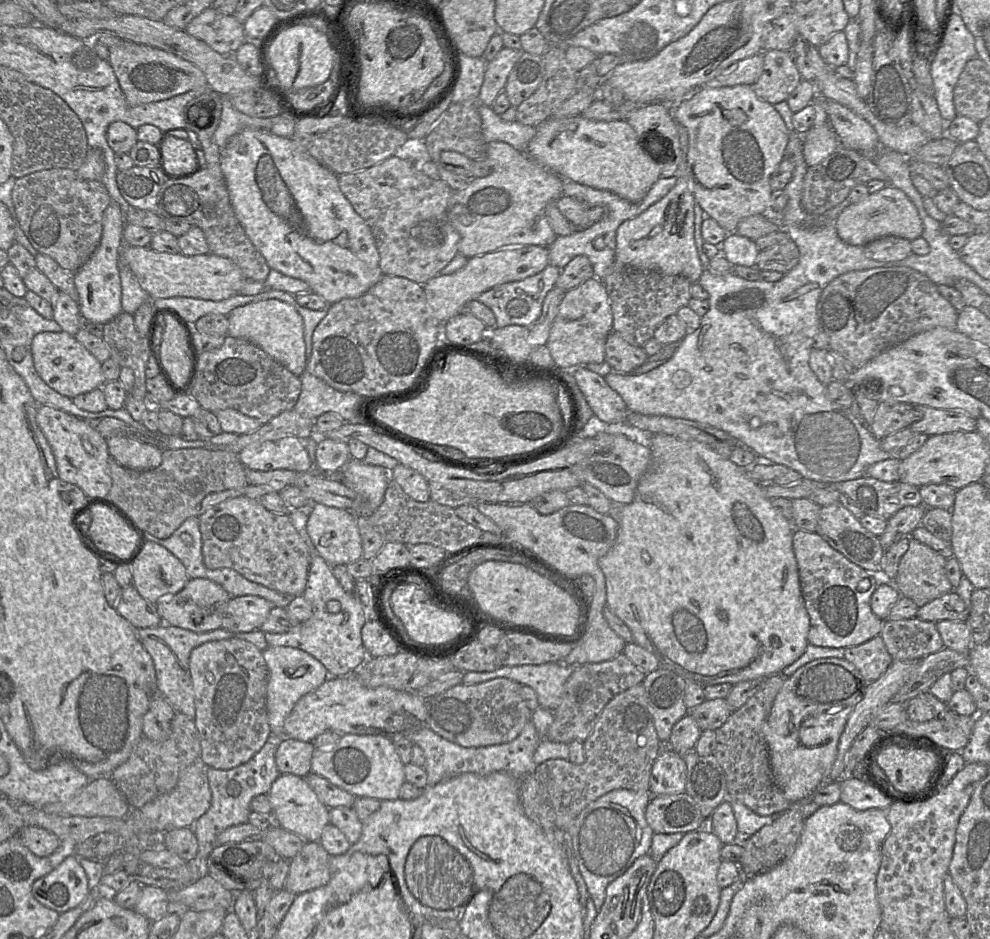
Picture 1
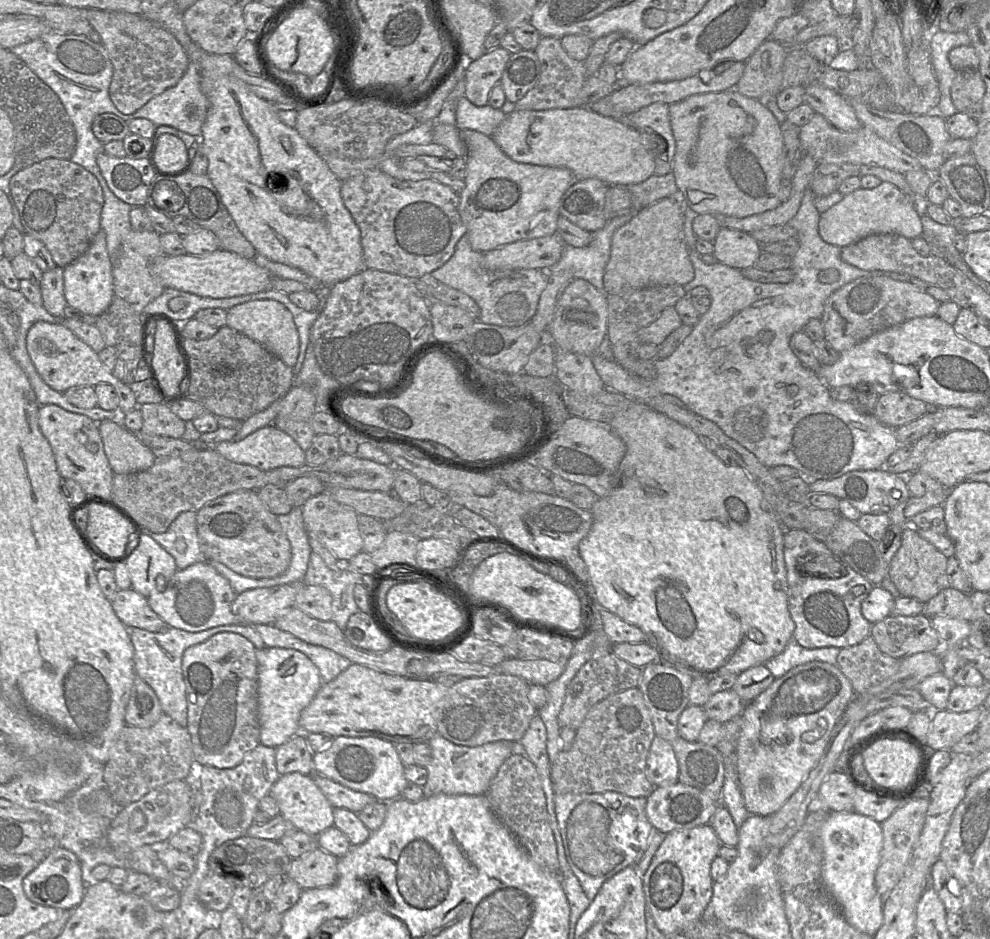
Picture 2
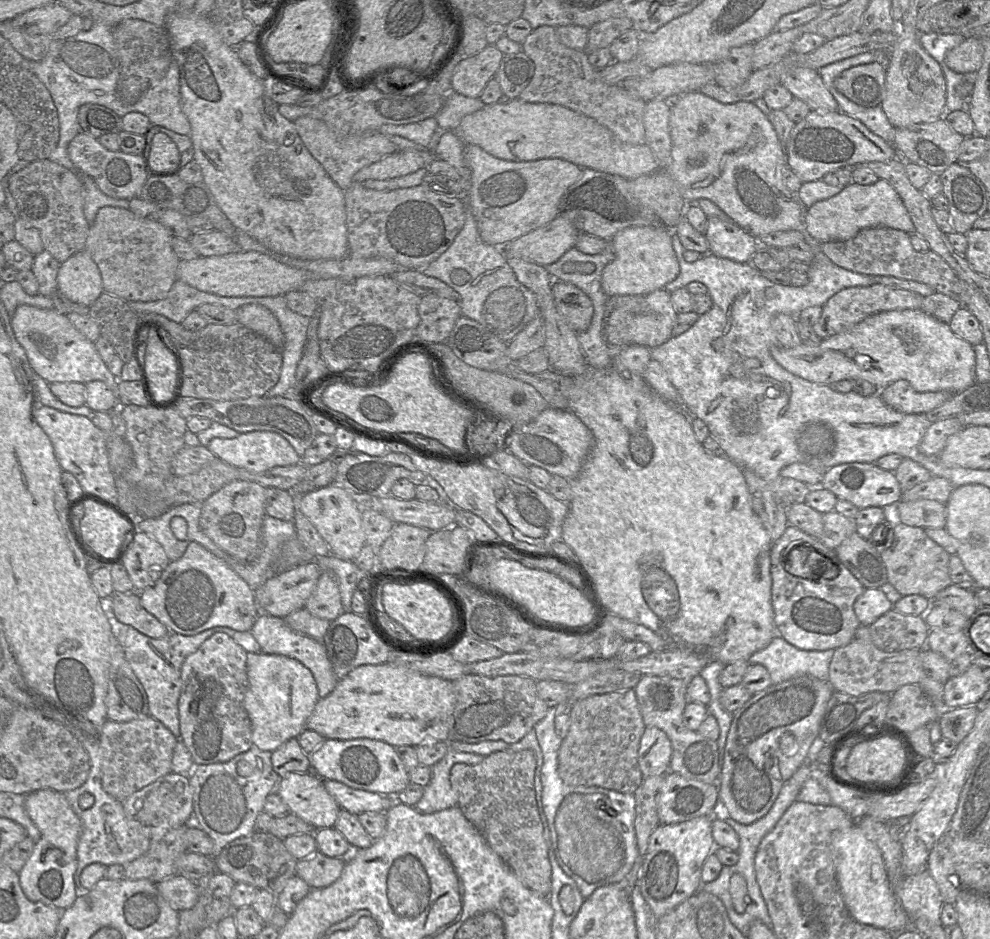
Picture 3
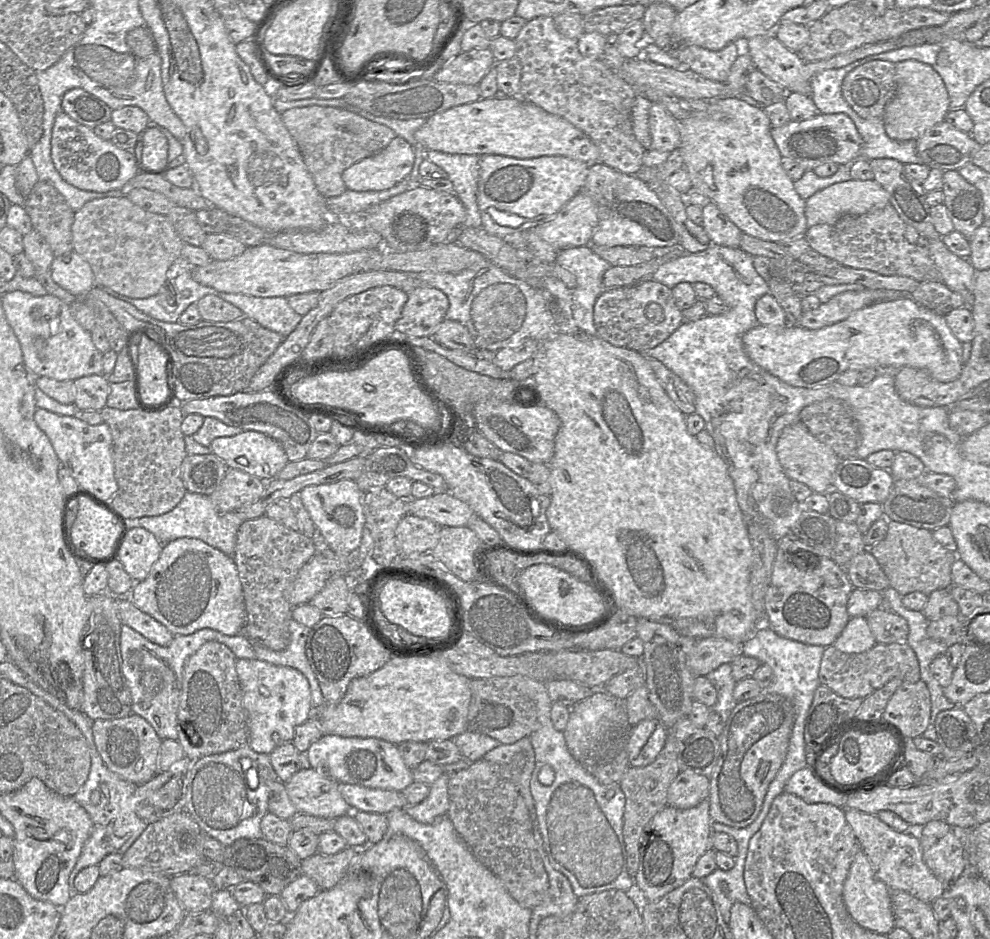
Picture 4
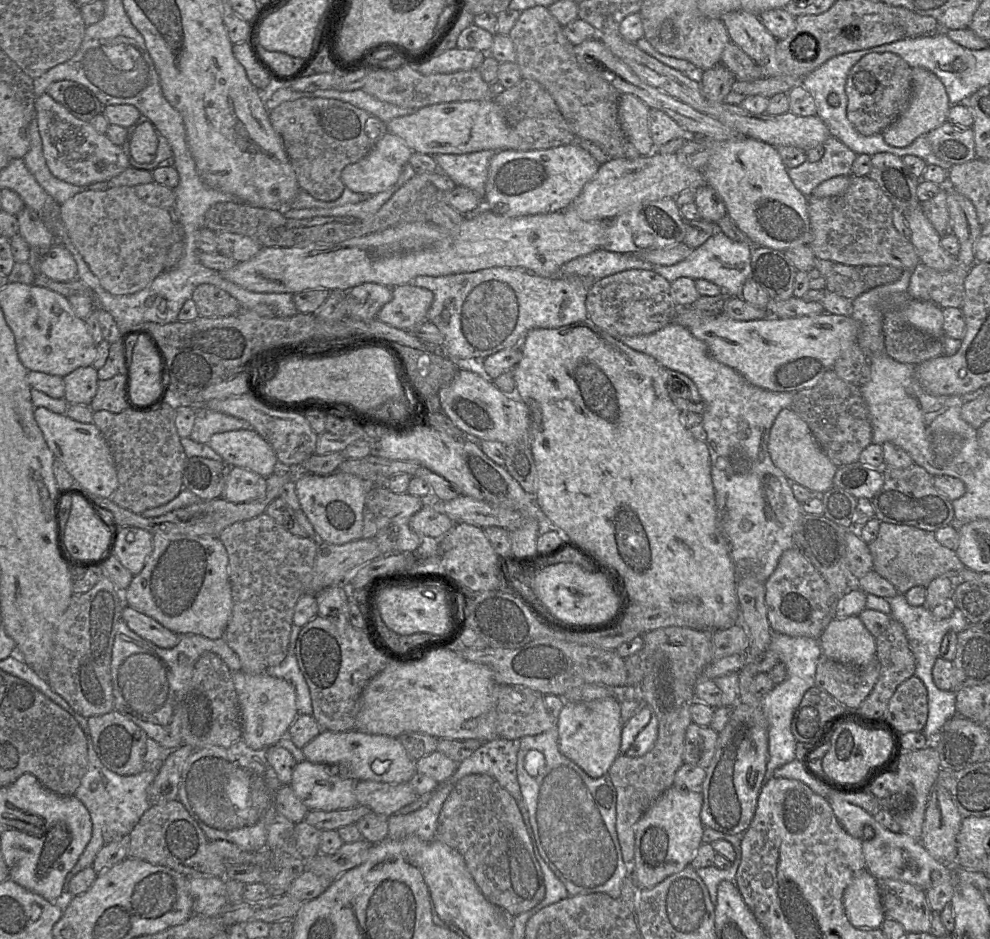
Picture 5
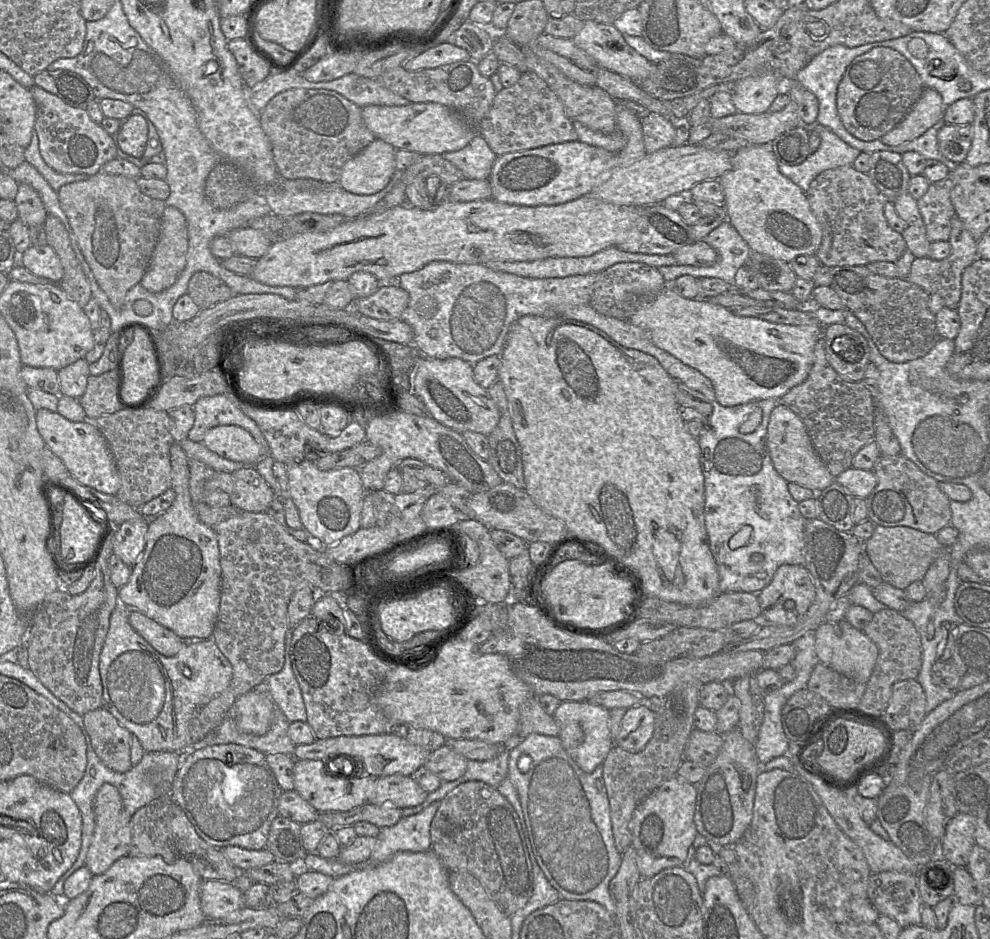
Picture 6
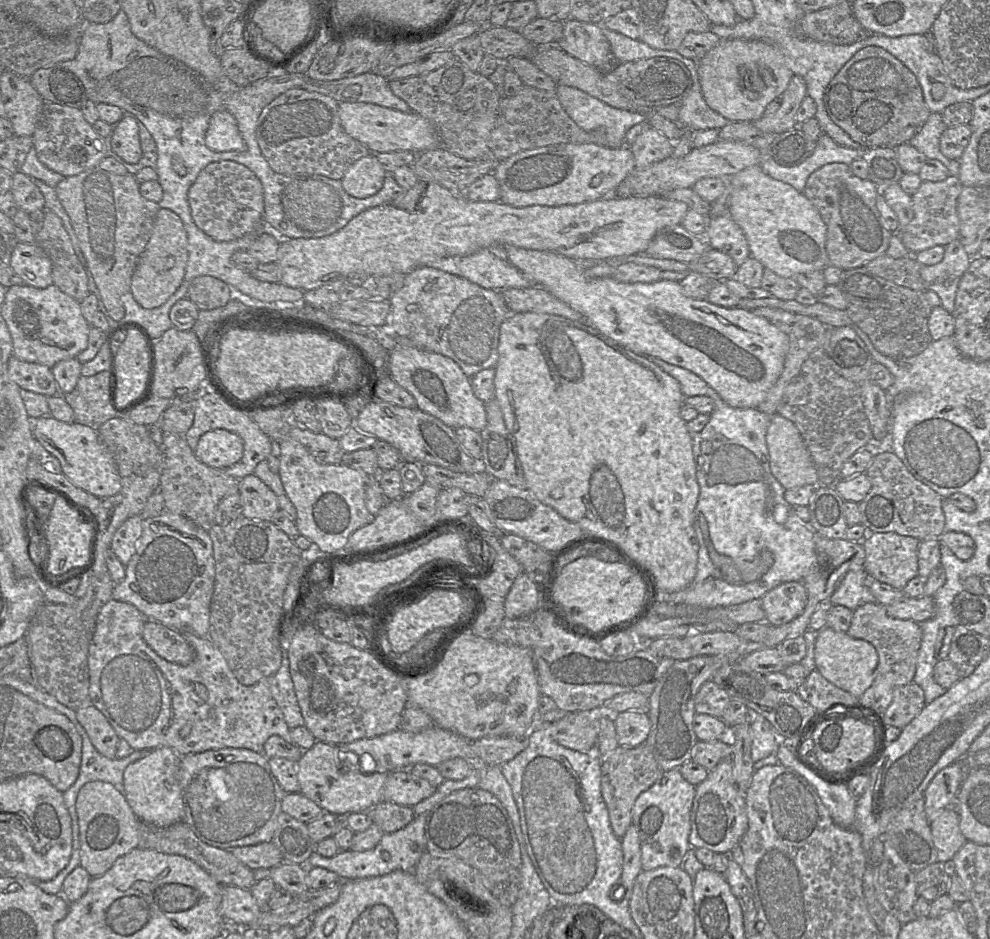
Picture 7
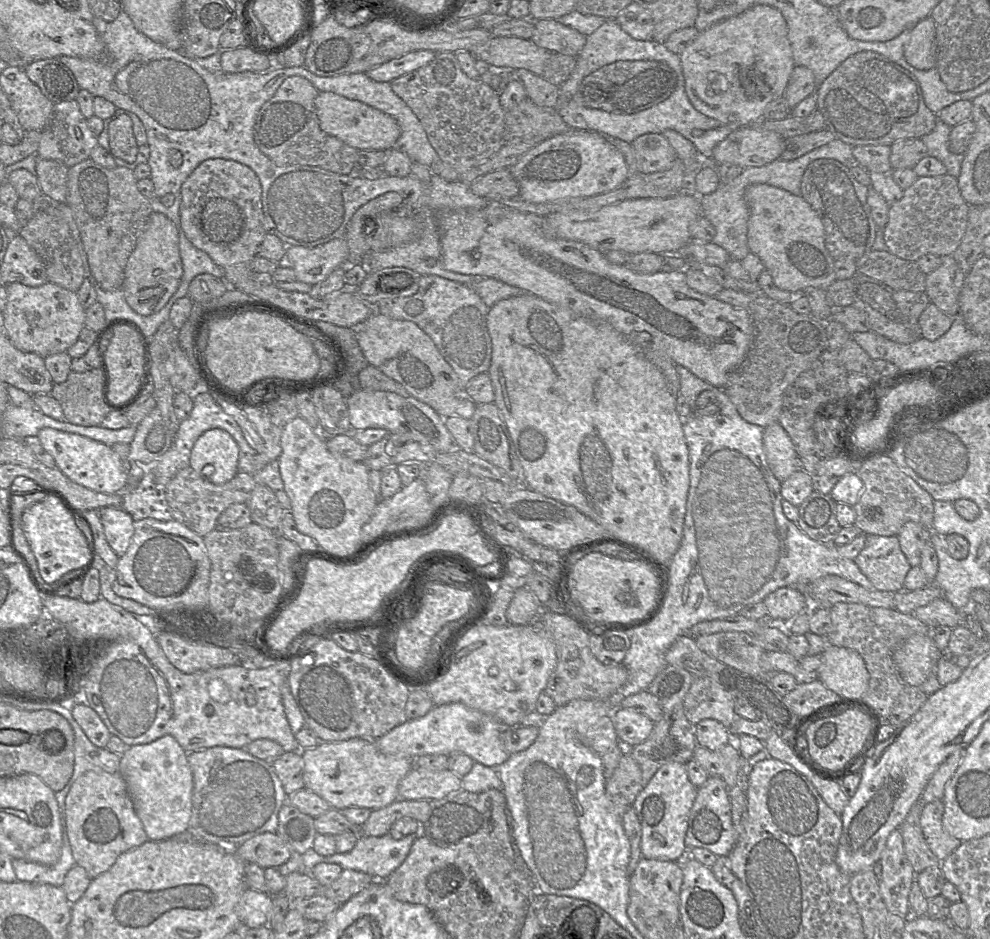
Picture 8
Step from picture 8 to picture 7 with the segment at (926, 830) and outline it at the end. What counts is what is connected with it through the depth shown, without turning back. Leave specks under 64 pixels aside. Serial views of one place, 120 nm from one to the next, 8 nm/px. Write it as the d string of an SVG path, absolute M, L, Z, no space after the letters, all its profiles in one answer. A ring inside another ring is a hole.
M943 809L930 821L930 828L938 862L950 862L967 842L959 827L959 815L954 809Z

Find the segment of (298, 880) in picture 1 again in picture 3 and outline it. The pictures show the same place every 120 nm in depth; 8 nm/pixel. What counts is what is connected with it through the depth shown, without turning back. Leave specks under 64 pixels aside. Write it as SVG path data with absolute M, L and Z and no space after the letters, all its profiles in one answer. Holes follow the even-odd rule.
M316 851L310 857L298 860L296 876L302 878L312 889L332 885L341 875L346 858L327 857Z

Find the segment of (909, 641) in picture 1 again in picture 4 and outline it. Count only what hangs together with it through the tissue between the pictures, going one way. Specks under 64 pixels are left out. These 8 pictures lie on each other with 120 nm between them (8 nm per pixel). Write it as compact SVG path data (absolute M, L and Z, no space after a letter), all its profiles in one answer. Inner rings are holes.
M876 609L866 616L866 620L877 643L906 642L909 632L908 623L893 611Z

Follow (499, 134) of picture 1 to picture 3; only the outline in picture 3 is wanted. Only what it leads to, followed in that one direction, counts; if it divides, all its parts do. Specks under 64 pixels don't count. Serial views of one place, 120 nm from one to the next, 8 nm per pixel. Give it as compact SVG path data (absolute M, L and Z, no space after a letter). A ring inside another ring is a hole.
M452 91L446 96L445 103L436 116L438 127L446 131L455 131L466 115L484 106L480 98L470 98Z

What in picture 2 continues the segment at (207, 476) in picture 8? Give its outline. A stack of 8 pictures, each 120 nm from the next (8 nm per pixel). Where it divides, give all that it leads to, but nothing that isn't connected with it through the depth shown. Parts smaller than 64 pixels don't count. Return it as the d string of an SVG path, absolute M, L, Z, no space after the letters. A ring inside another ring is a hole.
M274 425L260 428L240 441L220 442L213 448L232 462L251 465L262 471L270 471L278 467L301 467L306 464L305 451L291 436Z

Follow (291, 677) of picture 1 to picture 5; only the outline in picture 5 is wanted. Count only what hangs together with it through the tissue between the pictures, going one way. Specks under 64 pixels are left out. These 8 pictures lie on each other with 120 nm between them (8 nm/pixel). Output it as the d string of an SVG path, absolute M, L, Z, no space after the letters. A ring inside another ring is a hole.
M241 670L233 672L233 681L242 716L242 740L254 750L276 745L298 716L294 686L266 673L251 675Z

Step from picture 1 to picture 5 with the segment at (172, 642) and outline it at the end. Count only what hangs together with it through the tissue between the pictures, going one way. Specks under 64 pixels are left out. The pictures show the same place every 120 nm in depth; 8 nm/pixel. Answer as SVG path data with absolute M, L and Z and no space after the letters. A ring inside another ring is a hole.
M121 620L117 626L111 657L111 681L114 696L114 711L119 712L134 722L147 734L148 738L155 740L165 749L174 750L178 748L183 744L181 736L181 708L183 699L189 688L197 660L204 653L208 652L218 655L231 672L241 670L241 663L238 655L229 647L223 638L209 639L196 634L180 635L179 641L175 647L171 649L163 649L141 638L133 632L123 620ZM180 655L186 656L187 663L185 665L179 664L178 659Z

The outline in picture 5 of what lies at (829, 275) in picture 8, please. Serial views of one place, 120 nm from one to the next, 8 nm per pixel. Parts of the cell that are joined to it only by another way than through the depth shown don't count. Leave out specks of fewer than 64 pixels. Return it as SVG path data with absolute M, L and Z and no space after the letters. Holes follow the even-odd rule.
M739 136L726 141L713 141L712 153L702 171L704 183L719 193L727 215L745 233L752 245L785 251L804 244L810 246L812 239L808 197L794 186L787 170L776 147L757 139Z

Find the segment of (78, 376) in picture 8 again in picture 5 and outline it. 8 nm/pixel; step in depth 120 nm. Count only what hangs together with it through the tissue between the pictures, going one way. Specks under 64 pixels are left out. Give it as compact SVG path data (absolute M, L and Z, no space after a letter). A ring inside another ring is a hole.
M123 374L107 380L99 380L97 392L89 407L93 412L106 410L120 413L127 408L132 409L127 395L128 380Z

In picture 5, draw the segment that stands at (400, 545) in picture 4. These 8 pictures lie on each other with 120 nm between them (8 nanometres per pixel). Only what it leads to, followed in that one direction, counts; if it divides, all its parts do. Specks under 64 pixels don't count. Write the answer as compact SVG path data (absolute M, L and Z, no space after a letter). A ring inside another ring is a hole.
M425 500L422 508L409 521L410 528L420 537L432 537L435 539L445 536L454 524L446 514L435 510L429 500Z

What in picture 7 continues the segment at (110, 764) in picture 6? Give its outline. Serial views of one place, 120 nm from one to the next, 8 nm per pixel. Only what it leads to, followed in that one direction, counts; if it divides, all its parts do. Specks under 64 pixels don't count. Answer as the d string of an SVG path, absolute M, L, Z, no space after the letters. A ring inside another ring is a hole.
M94 705L76 710L76 717L97 751L107 758L116 758L120 737L104 714Z

